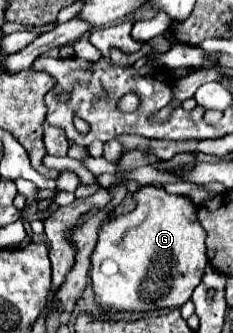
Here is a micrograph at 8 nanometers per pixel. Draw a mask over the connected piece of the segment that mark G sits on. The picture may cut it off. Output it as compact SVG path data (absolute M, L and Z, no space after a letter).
M143 185L139 191L131 193L135 209L119 215L111 215L99 229L99 241L91 253L91 289L95 303L109 311L159 311L165 307L181 307L191 299L193 289L199 285L203 269L207 265L205 255L205 229L197 219L197 205L185 195L169 195L163 187Z

